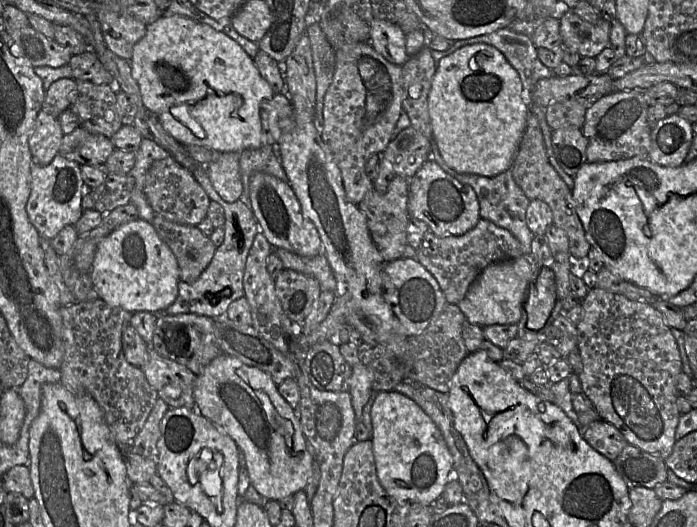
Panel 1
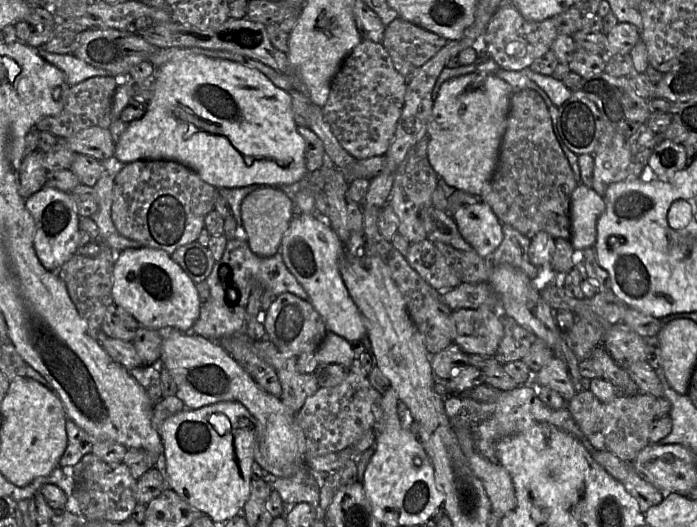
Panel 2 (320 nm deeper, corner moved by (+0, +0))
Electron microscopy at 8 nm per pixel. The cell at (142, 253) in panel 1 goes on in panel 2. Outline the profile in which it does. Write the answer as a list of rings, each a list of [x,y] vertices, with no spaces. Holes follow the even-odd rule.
[[[149,247],[128,248],[116,253],[113,266],[112,297],[113,303],[130,313],[140,326],[154,329],[172,327],[183,333],[190,333],[199,318],[202,304],[196,284],[172,259],[171,255],[163,250]],[[130,273],[135,275],[132,281],[127,279]]]

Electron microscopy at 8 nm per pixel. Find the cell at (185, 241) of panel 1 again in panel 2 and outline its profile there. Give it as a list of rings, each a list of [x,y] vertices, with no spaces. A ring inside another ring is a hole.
[[[198,241],[179,247],[173,252],[171,257],[195,284],[206,281],[215,264],[208,247],[201,246]]]

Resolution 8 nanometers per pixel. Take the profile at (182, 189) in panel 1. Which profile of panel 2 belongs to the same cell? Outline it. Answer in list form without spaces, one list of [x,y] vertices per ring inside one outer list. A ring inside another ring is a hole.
[[[137,160],[124,165],[115,177],[112,221],[122,236],[172,255],[179,247],[198,240],[206,216],[214,209],[217,192],[176,161]]]

